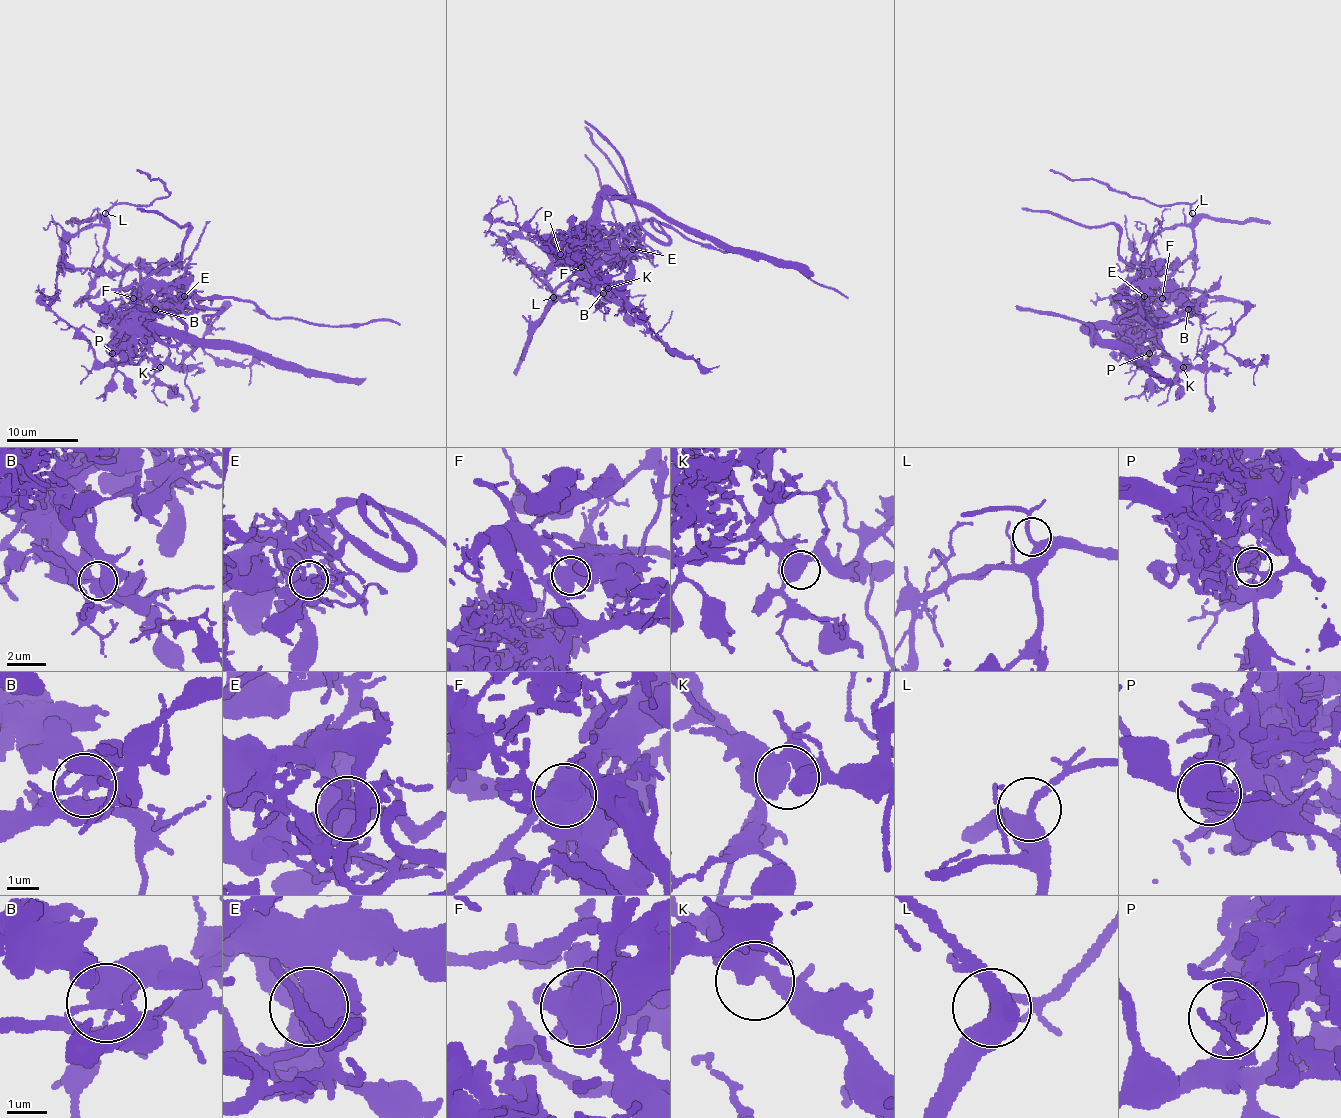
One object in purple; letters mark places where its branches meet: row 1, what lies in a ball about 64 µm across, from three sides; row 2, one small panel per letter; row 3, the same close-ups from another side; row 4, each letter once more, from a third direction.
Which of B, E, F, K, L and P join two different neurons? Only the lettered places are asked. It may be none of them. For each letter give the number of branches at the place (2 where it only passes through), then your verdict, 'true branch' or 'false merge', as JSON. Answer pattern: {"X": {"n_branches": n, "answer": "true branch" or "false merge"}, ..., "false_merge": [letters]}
{"B": {"n_branches": 5, "answer": "false merge"}, "E": {"n_branches": 4, "answer": "true branch"}, "F": {"n_branches": 3, "answer": "false merge"}, "K": {"n_branches": 2, "answer": "true branch"}, "L": {"n_branches": 2, "answer": "true branch"}, "P": {"n_branches": 2, "answer": "false merge"}, "false_merge": ["B", "F", "P"]}

